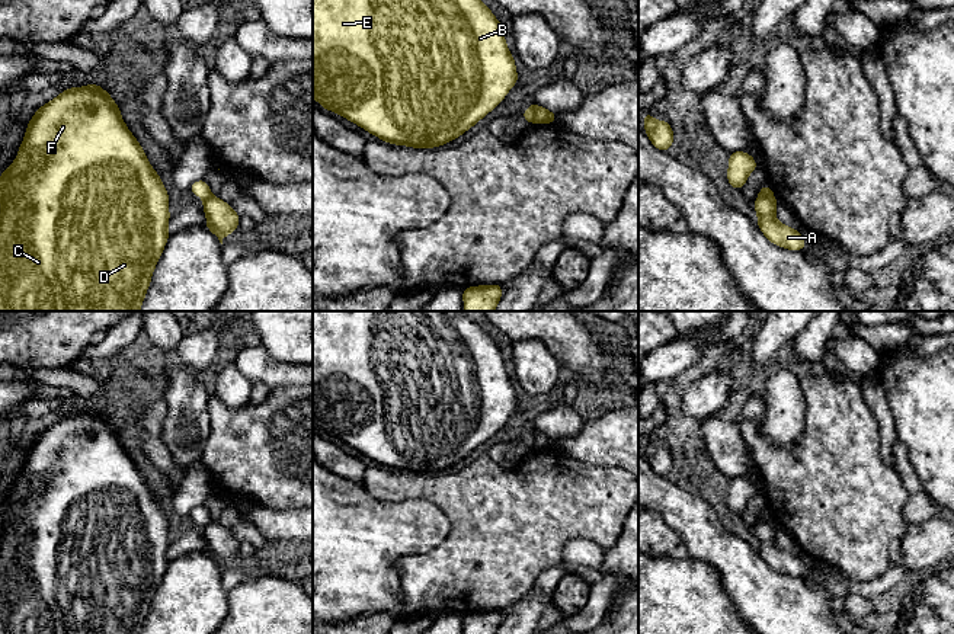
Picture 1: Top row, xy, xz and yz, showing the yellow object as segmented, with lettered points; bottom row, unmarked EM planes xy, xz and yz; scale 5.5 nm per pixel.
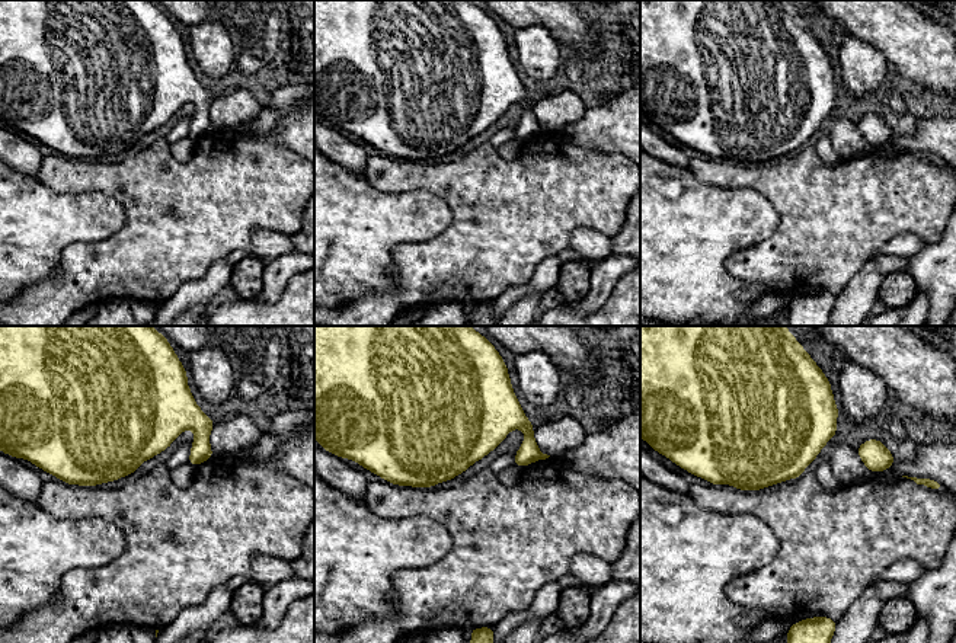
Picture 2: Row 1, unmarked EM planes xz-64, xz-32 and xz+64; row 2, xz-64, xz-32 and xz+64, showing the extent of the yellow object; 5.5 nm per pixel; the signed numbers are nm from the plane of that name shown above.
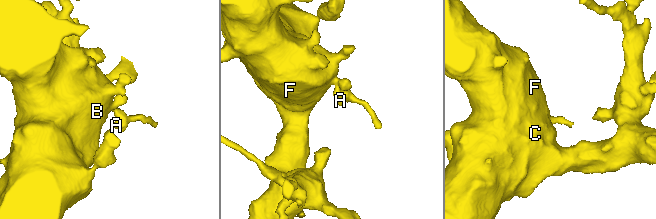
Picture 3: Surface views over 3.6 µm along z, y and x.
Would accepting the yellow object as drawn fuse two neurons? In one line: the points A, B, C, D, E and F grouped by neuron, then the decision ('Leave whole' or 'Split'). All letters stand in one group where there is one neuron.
Groups: A / B C D E F. Split

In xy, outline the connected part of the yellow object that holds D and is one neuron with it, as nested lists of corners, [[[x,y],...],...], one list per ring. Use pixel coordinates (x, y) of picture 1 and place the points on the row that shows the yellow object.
[[[102,86],[70,87],[38,108],[28,124],[17,158],[0,176],[0,311],[140,311],[153,270],[169,240],[169,193],[144,148],[122,121],[121,109]]]

